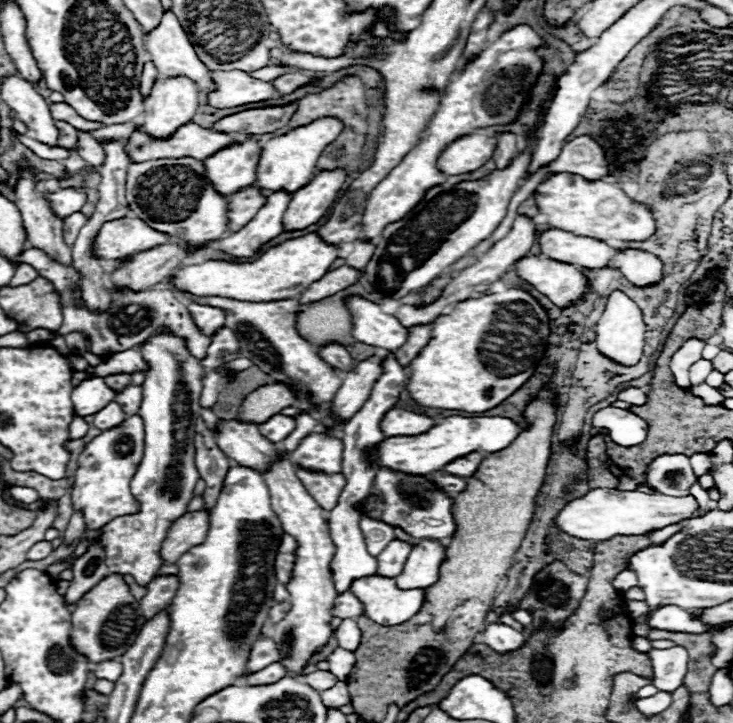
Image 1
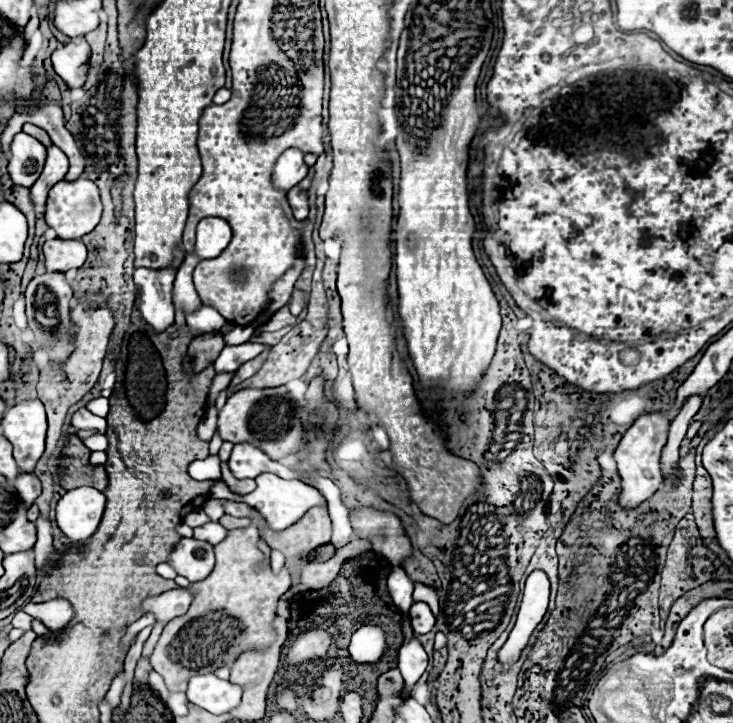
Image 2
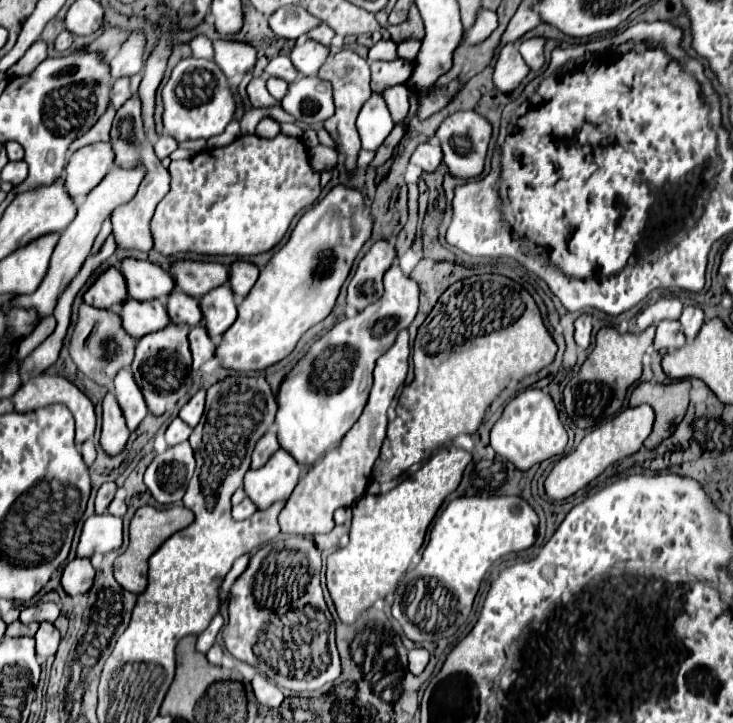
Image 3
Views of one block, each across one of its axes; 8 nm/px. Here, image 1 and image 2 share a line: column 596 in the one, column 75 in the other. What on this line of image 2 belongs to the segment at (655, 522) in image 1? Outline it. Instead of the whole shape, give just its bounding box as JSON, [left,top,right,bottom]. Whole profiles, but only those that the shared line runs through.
[56,486,106,542]

